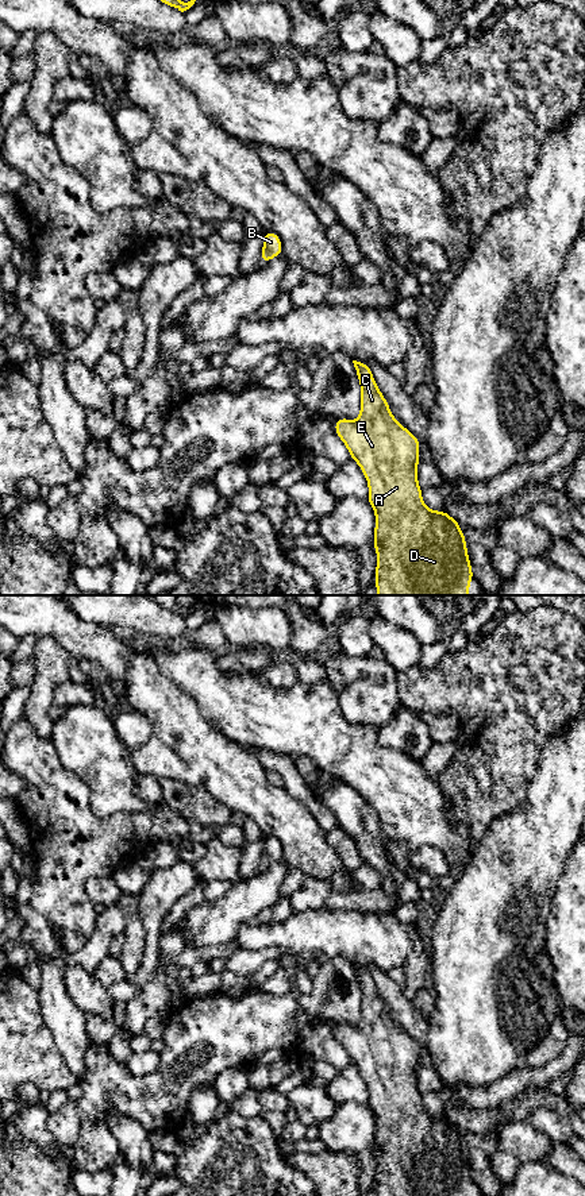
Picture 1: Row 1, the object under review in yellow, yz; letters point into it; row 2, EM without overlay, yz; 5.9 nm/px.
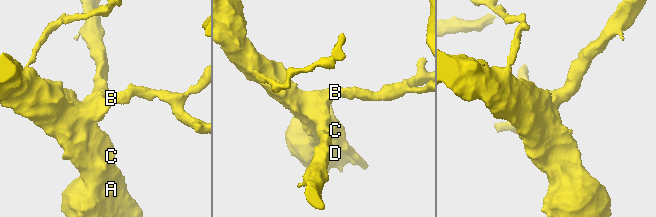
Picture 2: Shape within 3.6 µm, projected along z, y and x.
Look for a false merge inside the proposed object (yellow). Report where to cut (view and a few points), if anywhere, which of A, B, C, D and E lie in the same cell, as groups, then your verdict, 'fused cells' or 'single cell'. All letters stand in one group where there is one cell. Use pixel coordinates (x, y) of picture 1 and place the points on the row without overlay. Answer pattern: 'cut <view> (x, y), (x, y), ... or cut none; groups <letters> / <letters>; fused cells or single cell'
cut none; groups A B C D E; single cell

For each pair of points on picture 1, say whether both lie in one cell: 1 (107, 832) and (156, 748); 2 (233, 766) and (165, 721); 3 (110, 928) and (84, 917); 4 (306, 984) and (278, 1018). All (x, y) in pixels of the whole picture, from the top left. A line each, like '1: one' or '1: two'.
1: two
2: one
3: two
4: two

